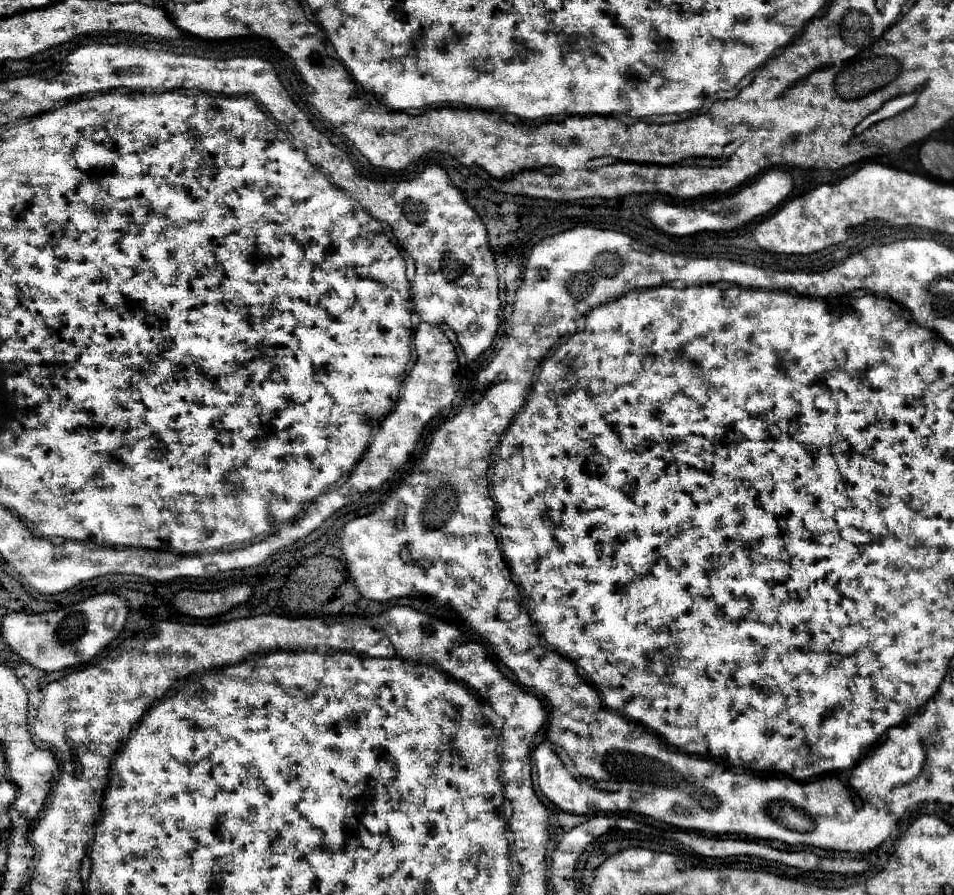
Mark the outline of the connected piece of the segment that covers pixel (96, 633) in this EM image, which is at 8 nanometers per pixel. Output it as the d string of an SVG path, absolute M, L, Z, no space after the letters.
M95 595L83 603L51 613L7 613L1 619L1 637L11 653L45 673L63 671L89 663L97 657L125 625L127 603L115 595Z

